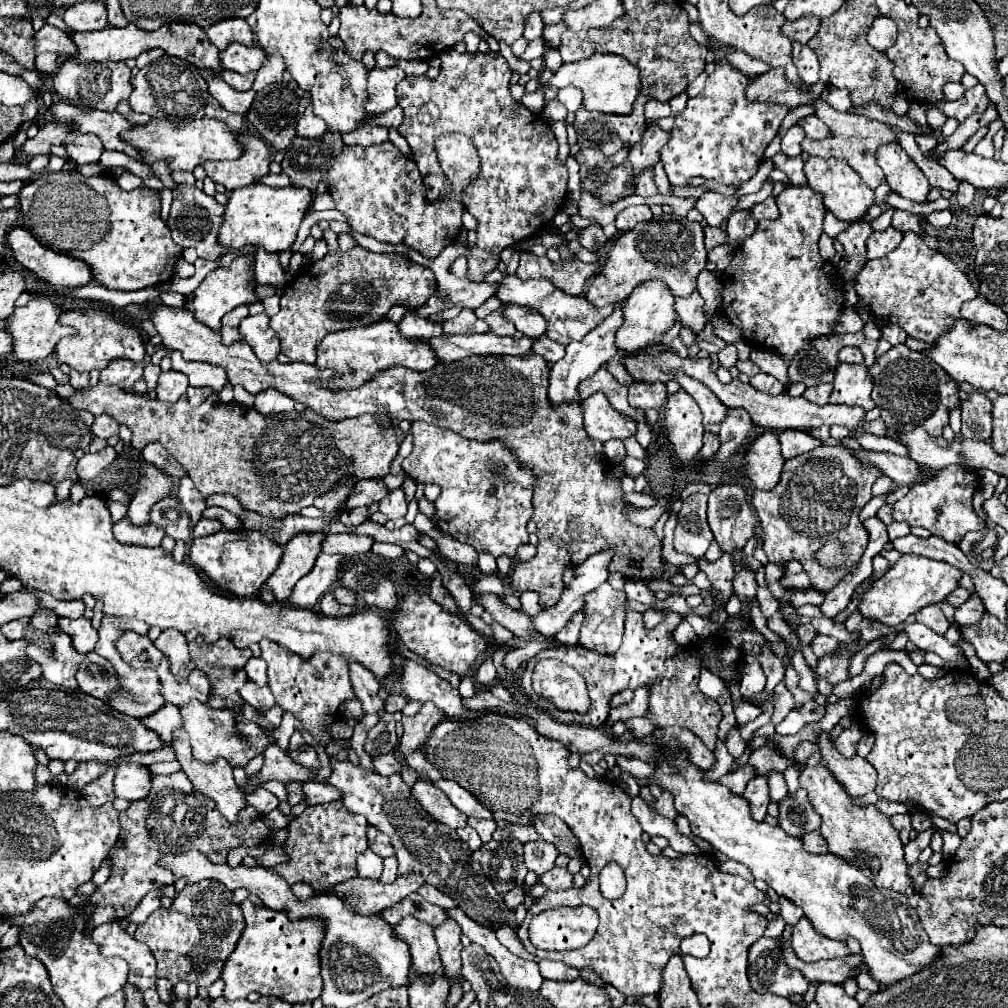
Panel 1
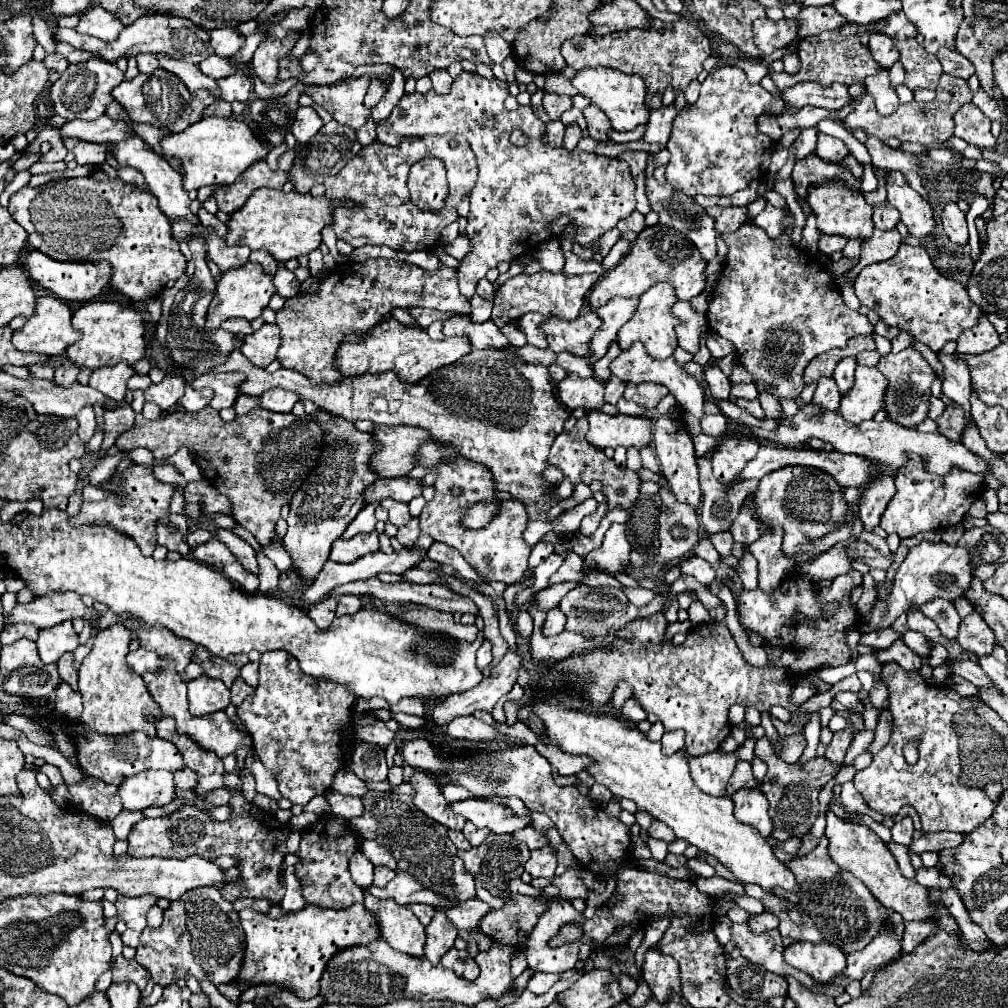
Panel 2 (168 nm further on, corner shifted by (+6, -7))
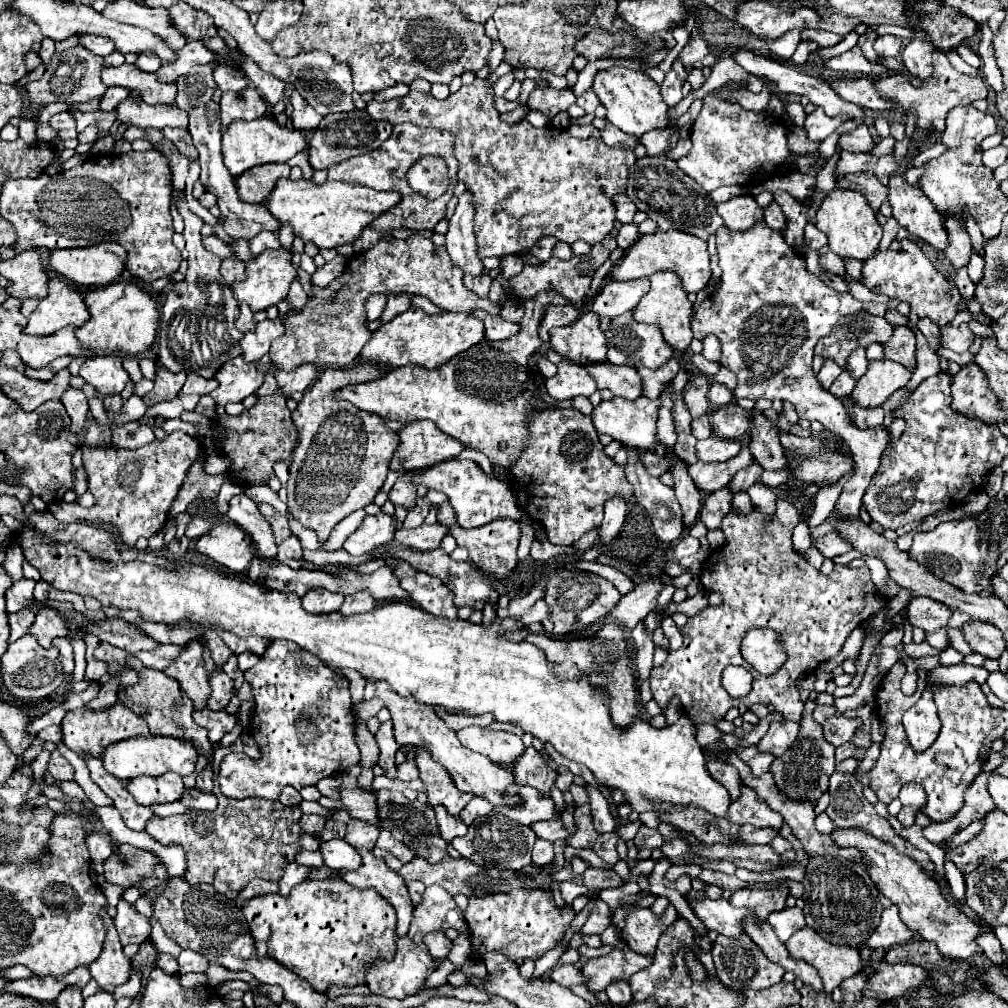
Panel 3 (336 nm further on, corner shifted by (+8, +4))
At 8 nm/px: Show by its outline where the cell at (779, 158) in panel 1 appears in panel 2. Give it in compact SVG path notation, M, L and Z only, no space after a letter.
M809 155L805 159L799 159L793 167L791 177L795 181L795 191L801 199L807 197L807 191L811 187L823 185L825 181L837 181L841 185L847 185L847 189L863 191L861 179L857 179L849 169L841 167L839 163L829 163L829 161L817 159L817 155Z

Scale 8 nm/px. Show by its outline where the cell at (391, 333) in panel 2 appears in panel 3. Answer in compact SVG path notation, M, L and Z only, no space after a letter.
M409 308L409 312L403 312L403 314L395 316L391 322L381 324L373 332L371 340L361 350L361 362L365 362L365 364L377 364L377 366L381 366L385 370L401 368L401 366L407 366L407 364L419 364L419 366L425 366L425 368L431 370L431 368L437 368L437 366L445 364L445 360L449 360L451 356L455 356L455 354L471 348L481 338L483 338L483 324L481 324L481 320L477 320L471 314L441 312L439 316L429 316L423 310L419 310L419 308Z

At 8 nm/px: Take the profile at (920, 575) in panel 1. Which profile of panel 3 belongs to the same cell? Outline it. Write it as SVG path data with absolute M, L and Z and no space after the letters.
M967 518L967 520L943 522L929 532L917 532L909 556L917 560L921 566L925 566L933 576L943 578L945 582L957 586L967 594L977 594L983 588L987 588L989 580L995 576L997 572L995 562L999 558L999 552L987 550L987 544L979 536L977 520Z

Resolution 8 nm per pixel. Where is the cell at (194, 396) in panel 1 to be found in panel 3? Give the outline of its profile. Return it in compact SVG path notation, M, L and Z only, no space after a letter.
M187 374L187 380L185 380L185 384L183 384L183 394L209 394L211 390L215 390L217 388L217 380L205 380L205 378L201 378L201 376L197 376L197 374Z

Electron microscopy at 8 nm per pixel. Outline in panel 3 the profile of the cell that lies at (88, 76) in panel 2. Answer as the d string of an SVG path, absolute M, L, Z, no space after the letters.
M83 46L69 48L57 56L53 56L51 66L45 70L43 78L37 82L31 82L25 86L29 92L31 102L35 104L49 104L49 102L91 102L95 98L103 98L107 92L107 86L101 82L101 72L105 70L105 62L101 56L85 50Z

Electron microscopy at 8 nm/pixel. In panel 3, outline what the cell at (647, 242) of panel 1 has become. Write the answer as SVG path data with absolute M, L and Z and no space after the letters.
M657 230L655 234L643 234L627 252L625 256L613 266L611 280L637 280L637 278L647 278L659 270L671 270L675 272L681 282L685 292L699 292L711 278L711 268L709 268L709 254L707 254L707 242L703 242L697 236L679 232L679 230L669 230L661 232Z

